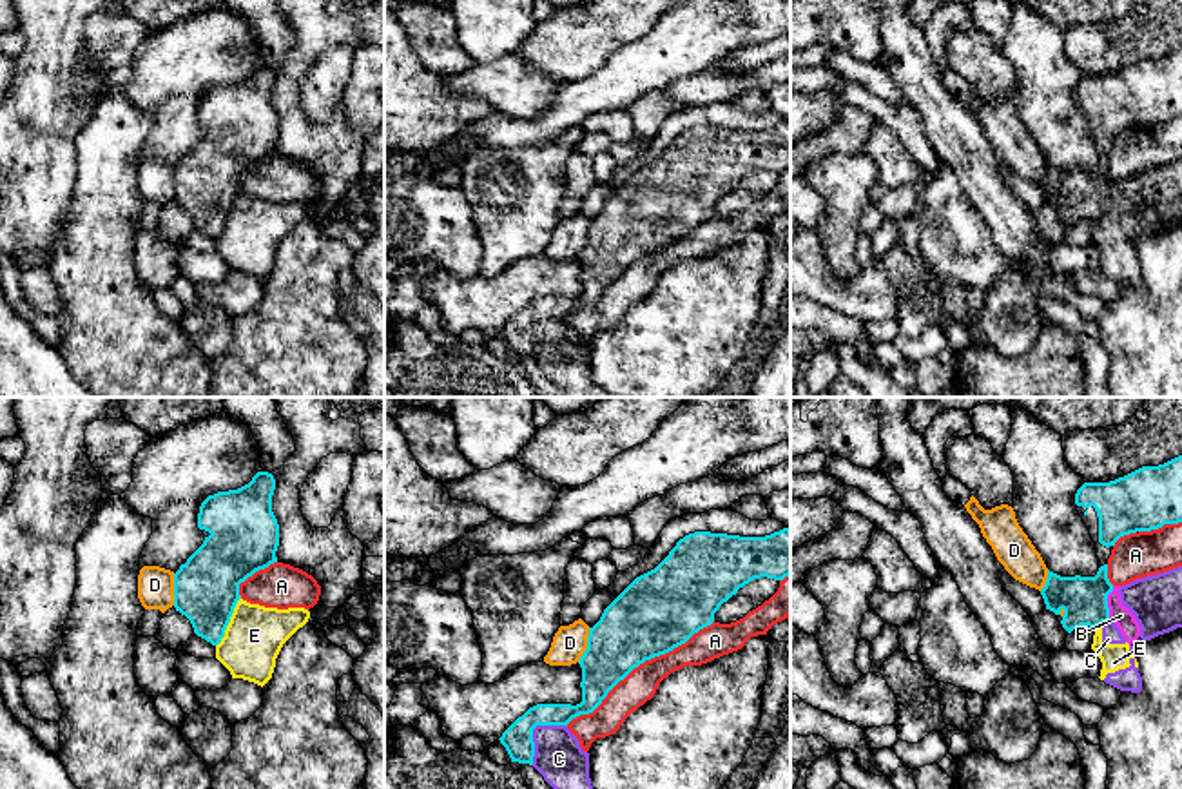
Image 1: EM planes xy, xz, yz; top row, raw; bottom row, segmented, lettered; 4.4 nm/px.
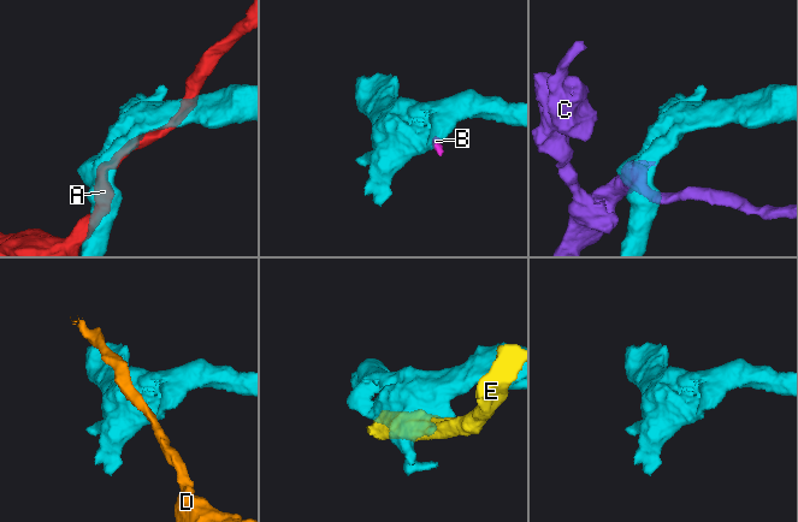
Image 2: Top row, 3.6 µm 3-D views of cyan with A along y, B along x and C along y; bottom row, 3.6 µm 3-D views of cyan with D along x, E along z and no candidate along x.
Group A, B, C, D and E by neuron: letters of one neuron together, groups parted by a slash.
A / B C E / D

